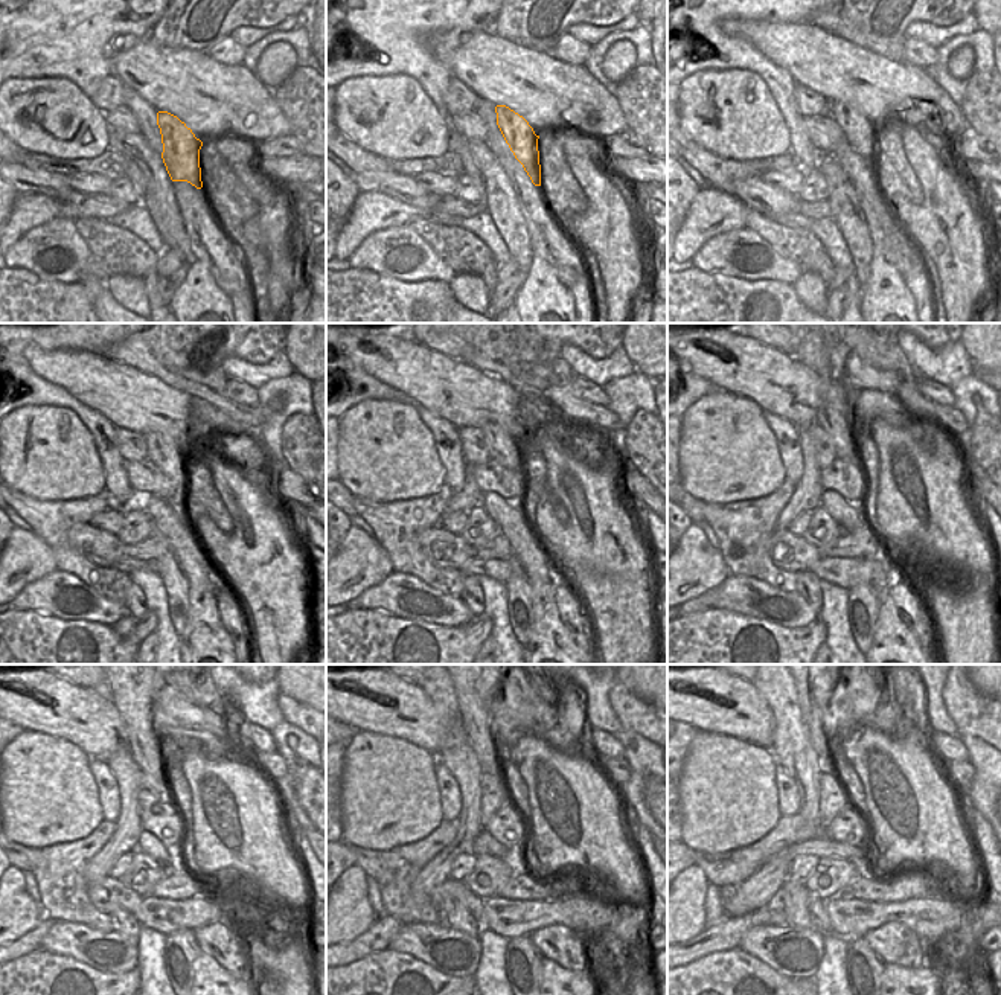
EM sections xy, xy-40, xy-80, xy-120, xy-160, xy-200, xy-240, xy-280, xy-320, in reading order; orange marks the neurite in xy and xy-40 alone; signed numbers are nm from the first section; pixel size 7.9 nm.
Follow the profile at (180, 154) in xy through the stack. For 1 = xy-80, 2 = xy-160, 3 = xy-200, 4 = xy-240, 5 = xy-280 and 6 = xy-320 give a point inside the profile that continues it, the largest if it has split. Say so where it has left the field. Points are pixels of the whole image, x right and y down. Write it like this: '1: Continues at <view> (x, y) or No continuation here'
1: Continues at xy-80 (860, 134)
2: Continues at xy-160 (502, 448)
3: Continues at xy-200 (831, 416)
4: Continues at xy-240 (133, 703)
5: Continues at xy-280 (474, 703)
6: Continues at xy-320 (825, 745).

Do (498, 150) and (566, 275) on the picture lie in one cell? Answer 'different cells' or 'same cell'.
same cell

